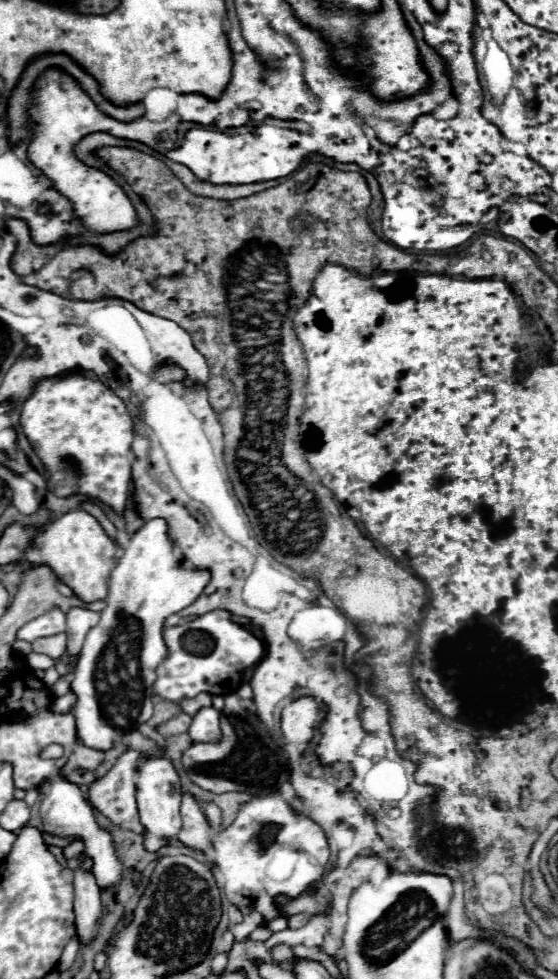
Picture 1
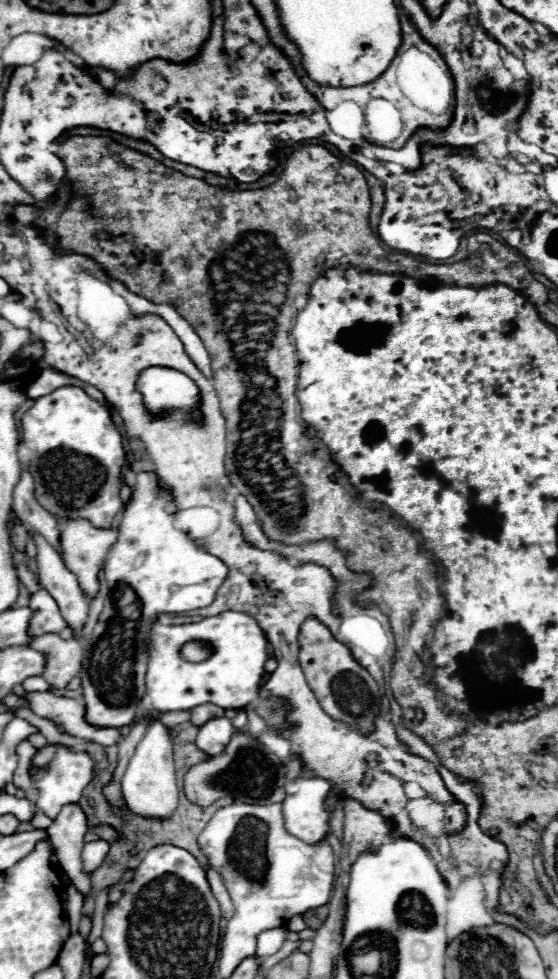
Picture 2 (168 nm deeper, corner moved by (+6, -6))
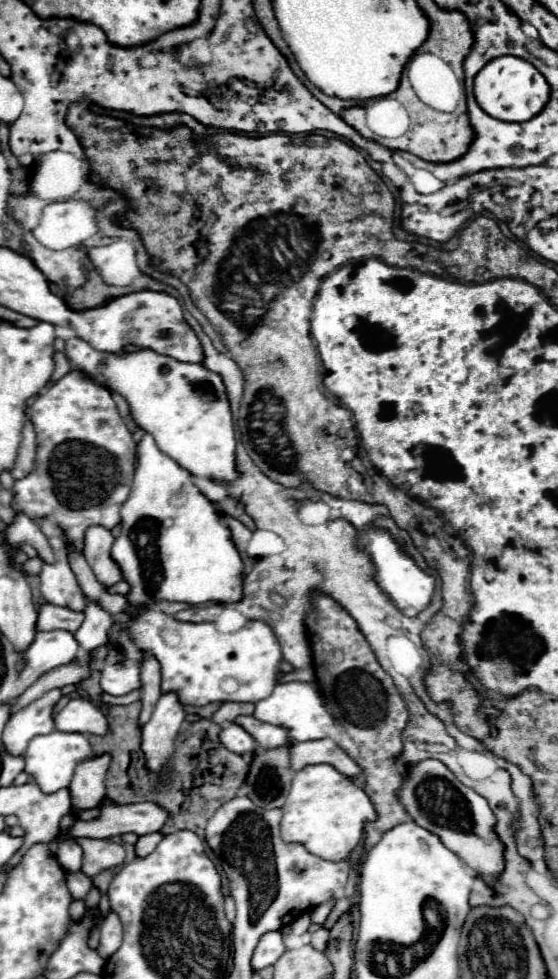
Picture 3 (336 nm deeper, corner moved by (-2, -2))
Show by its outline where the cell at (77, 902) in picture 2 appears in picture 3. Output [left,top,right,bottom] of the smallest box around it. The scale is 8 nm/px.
[65,872,93,900]

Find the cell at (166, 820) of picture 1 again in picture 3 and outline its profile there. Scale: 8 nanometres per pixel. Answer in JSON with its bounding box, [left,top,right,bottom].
[141,692,185,772]

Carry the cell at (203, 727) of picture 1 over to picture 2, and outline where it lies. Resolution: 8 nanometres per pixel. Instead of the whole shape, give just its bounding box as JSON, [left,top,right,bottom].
[197,718,233,756]

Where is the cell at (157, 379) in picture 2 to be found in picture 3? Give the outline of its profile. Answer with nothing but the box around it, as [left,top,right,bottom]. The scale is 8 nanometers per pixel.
[65,338,241,482]

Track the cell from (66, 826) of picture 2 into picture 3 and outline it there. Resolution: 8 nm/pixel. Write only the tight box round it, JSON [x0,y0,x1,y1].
[71,754,111,810]

